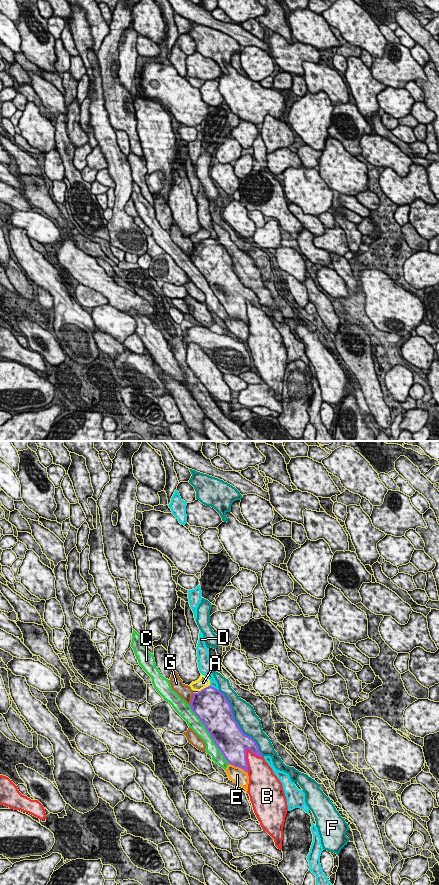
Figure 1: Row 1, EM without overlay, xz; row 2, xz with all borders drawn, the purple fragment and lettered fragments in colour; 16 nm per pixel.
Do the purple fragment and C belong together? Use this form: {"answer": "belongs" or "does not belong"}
{"answer": "belongs"}

